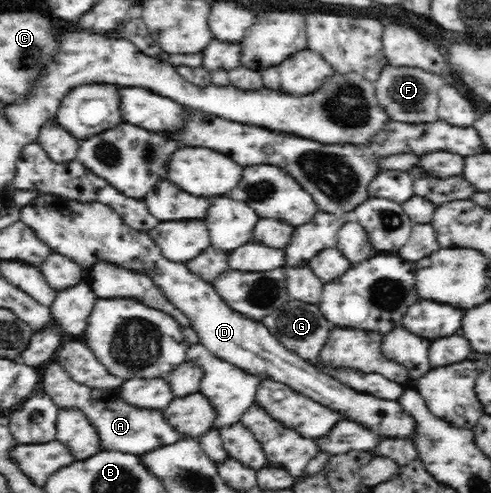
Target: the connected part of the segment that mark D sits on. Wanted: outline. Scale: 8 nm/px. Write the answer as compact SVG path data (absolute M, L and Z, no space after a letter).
M44 193L21 208L21 220L37 233L52 252L73 259L86 270L96 261L109 261L126 269L149 273L169 300L190 318L191 328L198 334L199 344L214 353L214 356L220 357L220 360L260 378L282 382L326 408L344 414L346 420L360 421L385 437L411 439L414 435L414 419L402 410L400 403L359 393L325 375L311 361L301 359L296 352L286 349L261 319L249 318L234 311L213 285L192 273L185 263L166 259L146 231L128 227L109 205L99 201L74 201Z

